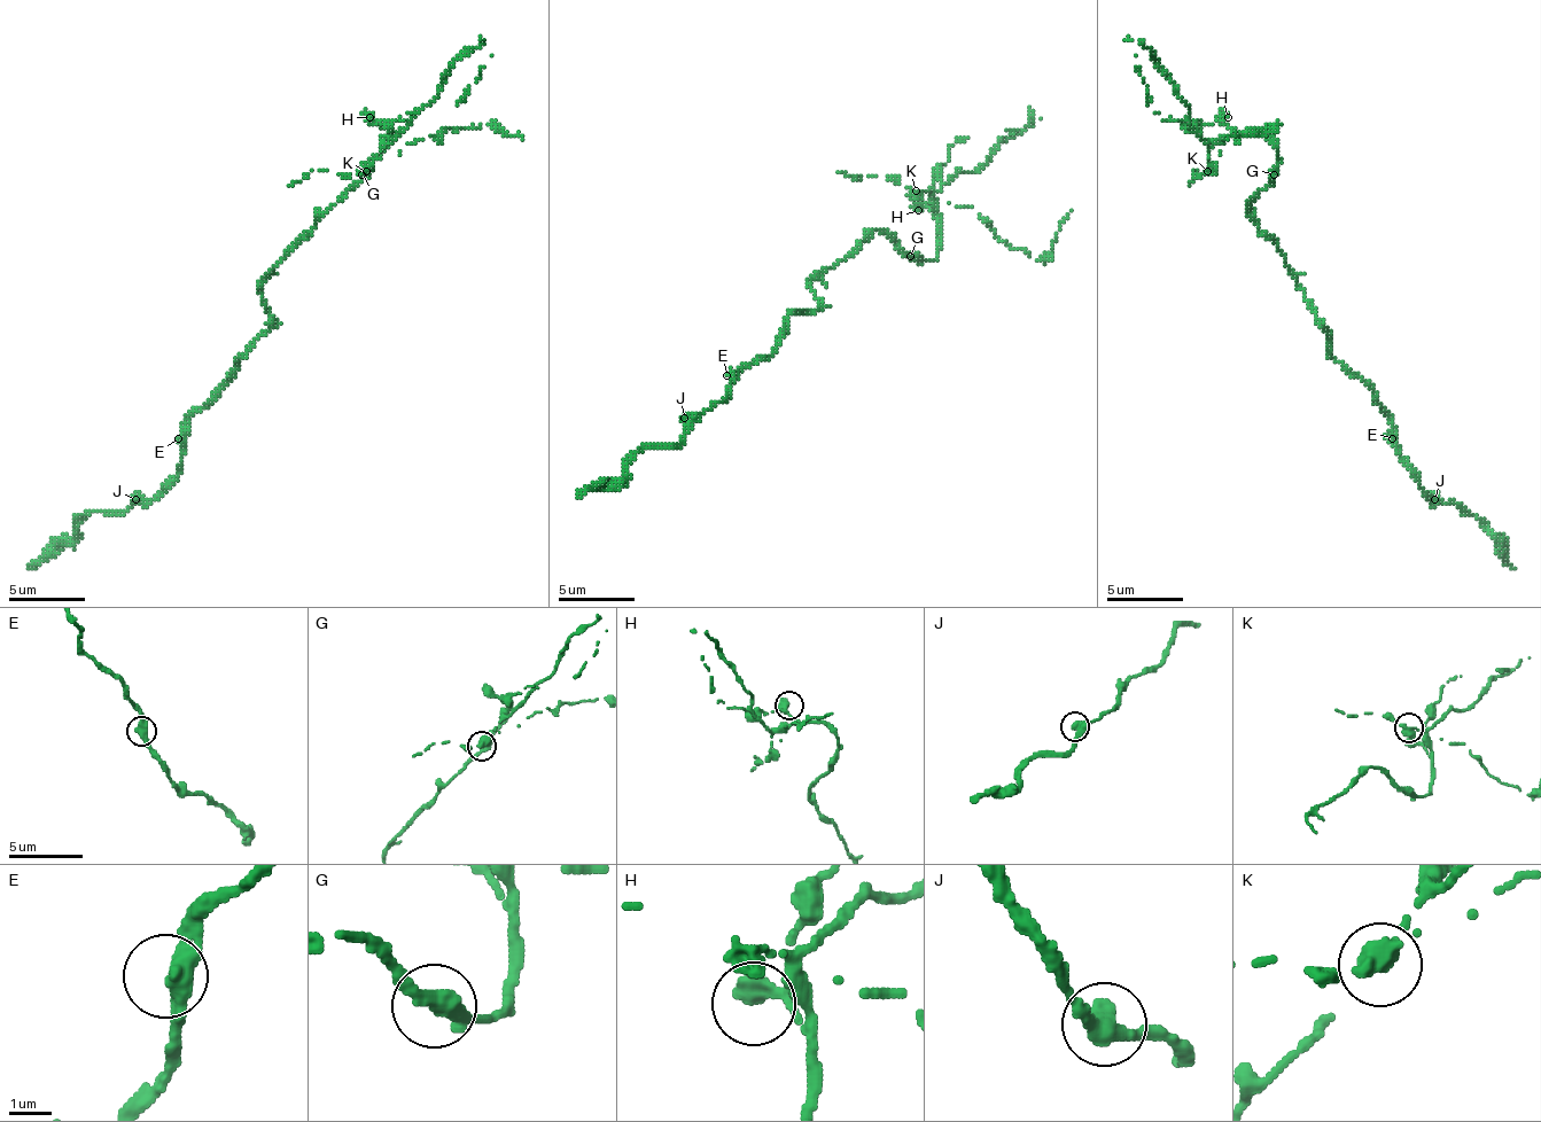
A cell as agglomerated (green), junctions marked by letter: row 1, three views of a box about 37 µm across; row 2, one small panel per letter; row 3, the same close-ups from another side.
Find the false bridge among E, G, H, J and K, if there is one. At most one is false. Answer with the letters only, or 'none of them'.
K

